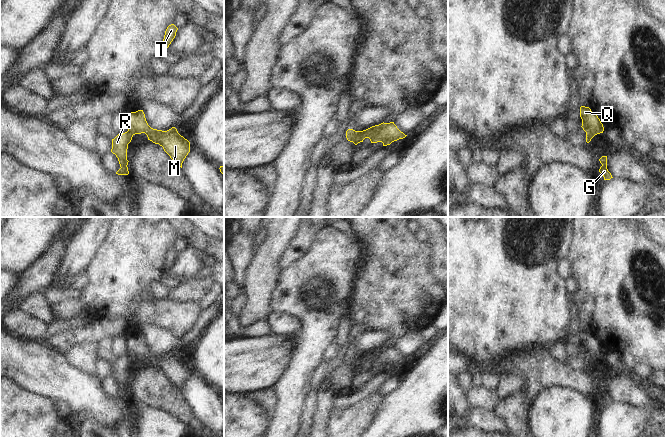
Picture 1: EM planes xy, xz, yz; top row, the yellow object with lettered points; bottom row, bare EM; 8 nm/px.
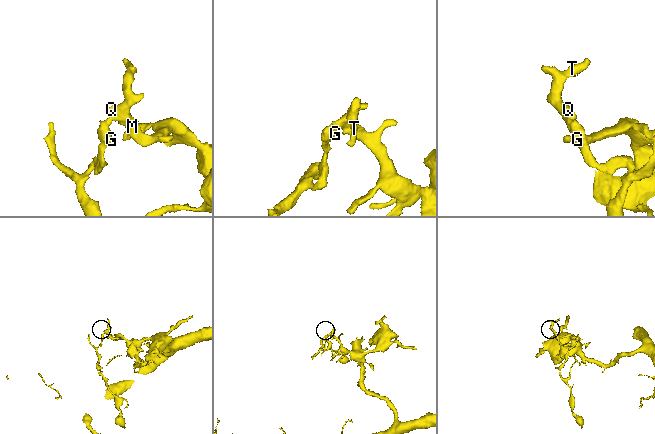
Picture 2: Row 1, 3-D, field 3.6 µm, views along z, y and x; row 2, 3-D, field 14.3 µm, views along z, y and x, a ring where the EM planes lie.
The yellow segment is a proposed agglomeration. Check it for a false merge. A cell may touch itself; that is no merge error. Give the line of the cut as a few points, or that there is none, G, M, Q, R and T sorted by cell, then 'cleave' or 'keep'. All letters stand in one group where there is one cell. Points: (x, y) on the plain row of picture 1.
cut xz (356, 355), (356, 361), (352, 365); groups G R / M Q T; cleave

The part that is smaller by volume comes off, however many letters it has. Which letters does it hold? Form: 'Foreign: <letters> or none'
Foreign: G, R

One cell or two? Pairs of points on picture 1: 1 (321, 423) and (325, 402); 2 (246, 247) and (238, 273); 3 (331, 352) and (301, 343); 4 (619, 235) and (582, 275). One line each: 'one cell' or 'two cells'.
1: one cell
2: one cell
3: two cells
4: one cell

